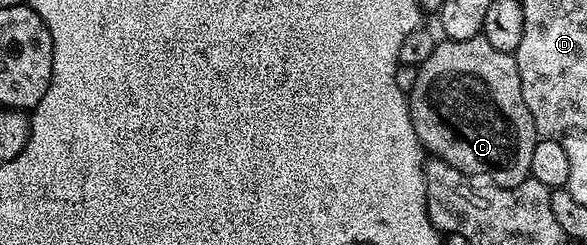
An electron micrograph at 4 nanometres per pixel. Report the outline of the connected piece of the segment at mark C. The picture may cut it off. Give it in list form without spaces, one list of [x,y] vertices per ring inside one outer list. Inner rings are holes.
[[[481,34],[464,40],[443,38],[436,43],[433,54],[419,65],[414,76],[411,88],[409,84],[411,121],[419,143],[434,159],[449,162],[449,166],[467,176],[484,176],[506,188],[517,186],[530,177],[533,146],[537,139],[535,119],[529,114],[529,106],[525,106],[521,74],[512,53],[489,46]]]

